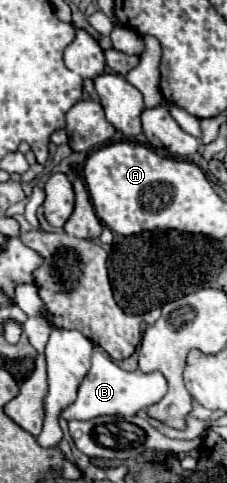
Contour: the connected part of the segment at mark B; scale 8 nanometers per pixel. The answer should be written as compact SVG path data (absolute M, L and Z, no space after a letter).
M96 349L92 355L92 367L78 389L78 399L68 409L64 409L62 417L66 421L70 421L70 419L86 421L86 419L94 419L100 415L130 417L142 409L156 405L166 395L166 389L168 389L166 379L164 379L164 375L160 375L160 371L152 371L152 373L124 371L112 361L112 357L106 351Z

